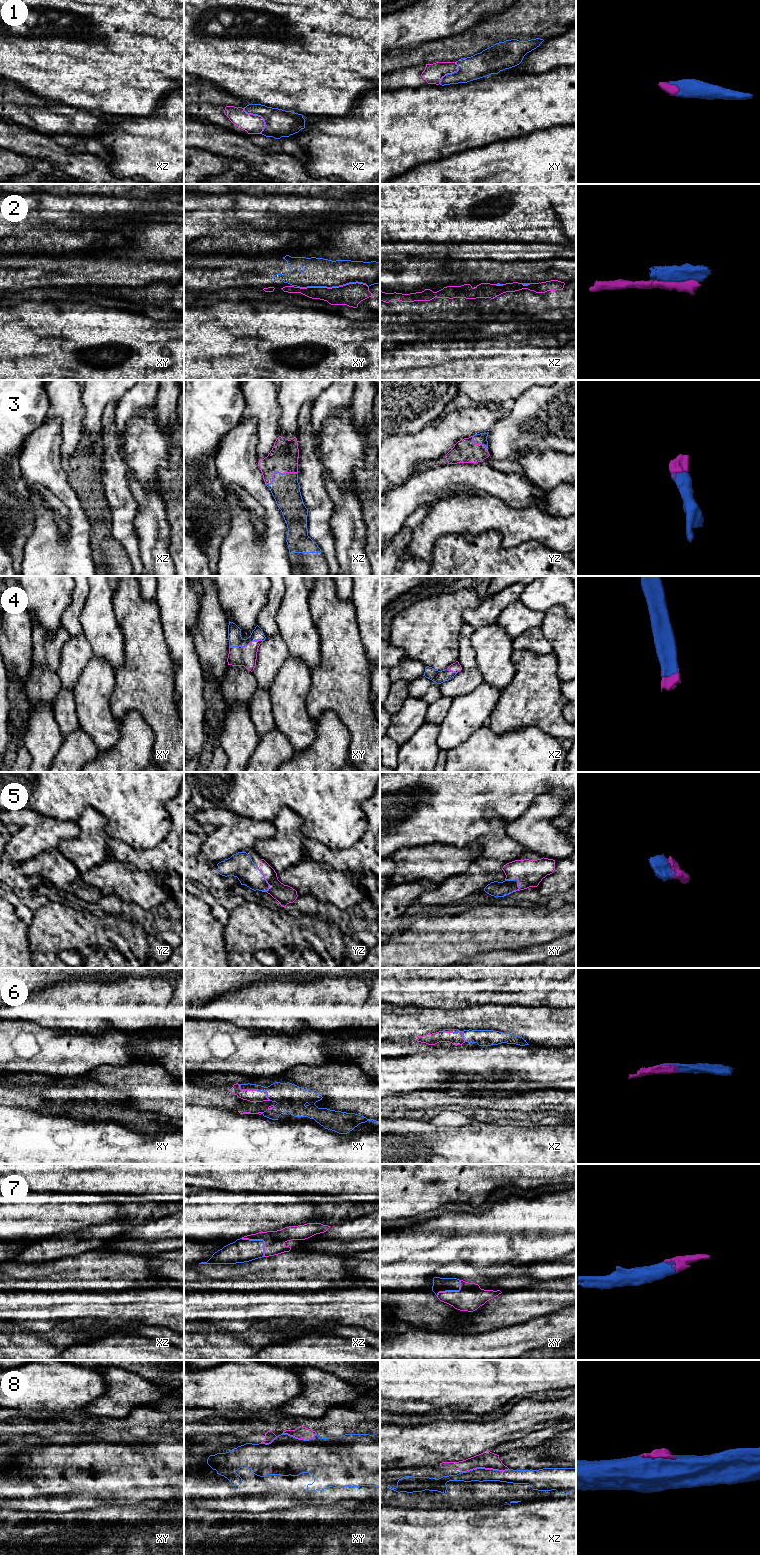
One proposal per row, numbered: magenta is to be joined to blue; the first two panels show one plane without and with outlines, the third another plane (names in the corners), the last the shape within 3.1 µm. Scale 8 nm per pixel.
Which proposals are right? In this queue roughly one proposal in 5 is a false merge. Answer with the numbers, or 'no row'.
1, 3, 4, 5, 6, 7

